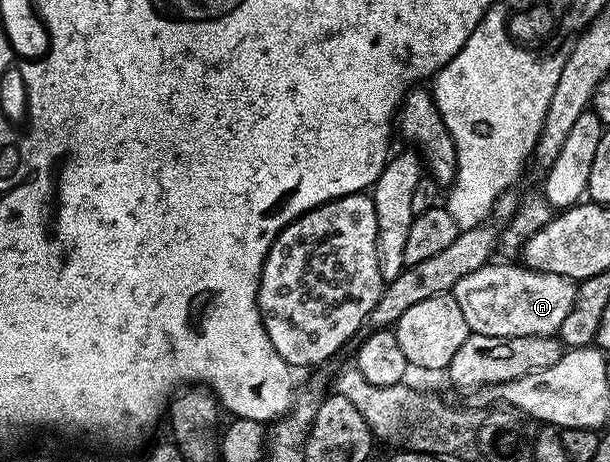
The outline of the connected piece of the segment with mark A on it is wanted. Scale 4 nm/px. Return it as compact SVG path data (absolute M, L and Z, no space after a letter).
M522 263L516 265L482 265L457 283L453 296L465 323L472 333L494 337L554 337L559 332L565 315L573 309L576 282L568 277L542 273L528 269Z

